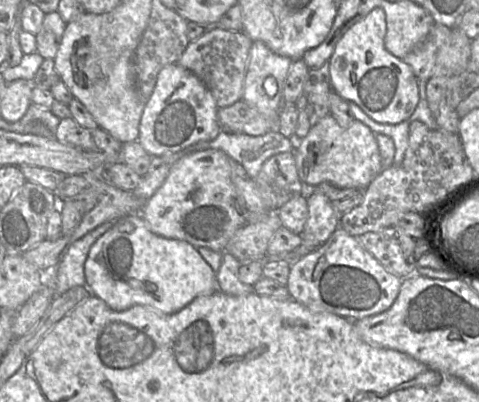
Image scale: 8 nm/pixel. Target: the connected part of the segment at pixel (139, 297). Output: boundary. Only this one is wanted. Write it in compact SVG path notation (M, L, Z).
M140 214L115 220L114 225L91 246L84 272L85 286L91 294L116 311L142 305L172 314L198 296L220 291L216 287L216 272L196 247L186 241L154 234Z

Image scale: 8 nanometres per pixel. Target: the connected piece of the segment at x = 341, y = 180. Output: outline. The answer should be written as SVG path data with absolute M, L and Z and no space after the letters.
M330 114L320 119L309 133L295 143L294 157L298 176L305 186L316 187L322 182L329 182L341 188L365 190L383 170L376 134L365 124L353 120L347 127L341 127Z

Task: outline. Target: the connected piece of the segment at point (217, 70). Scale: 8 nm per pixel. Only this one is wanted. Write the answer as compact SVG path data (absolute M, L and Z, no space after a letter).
M220 25L209 26L197 40L190 41L178 65L194 73L211 91L218 108L243 100L249 52L253 40L243 31L231 31Z

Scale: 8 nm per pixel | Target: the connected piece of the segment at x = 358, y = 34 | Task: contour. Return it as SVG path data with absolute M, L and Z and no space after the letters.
M374 8L343 34L327 65L333 92L358 105L372 120L397 124L410 118L420 100L420 91L410 65L385 48L386 31L385 12Z

